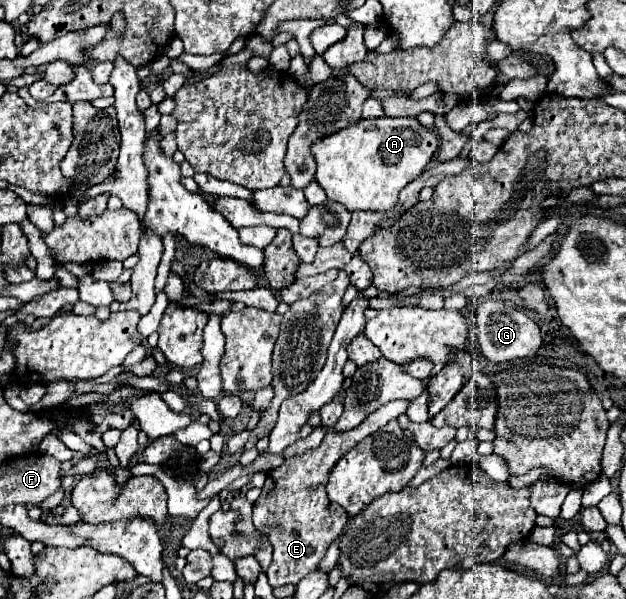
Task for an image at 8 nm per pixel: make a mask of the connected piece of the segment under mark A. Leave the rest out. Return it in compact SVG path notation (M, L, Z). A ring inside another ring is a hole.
M368 118L350 124L330 136L318 138L312 144L312 156L316 160L316 182L324 188L328 200L340 202L346 210L390 210L398 202L400 190L412 182L424 166L430 162L438 148L438 138L432 130L424 128L416 118Z

